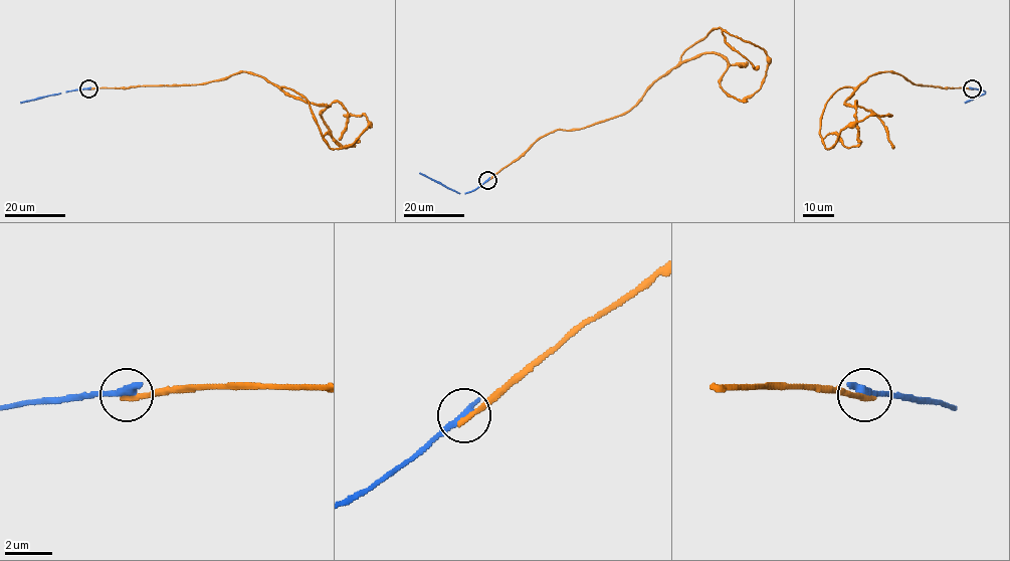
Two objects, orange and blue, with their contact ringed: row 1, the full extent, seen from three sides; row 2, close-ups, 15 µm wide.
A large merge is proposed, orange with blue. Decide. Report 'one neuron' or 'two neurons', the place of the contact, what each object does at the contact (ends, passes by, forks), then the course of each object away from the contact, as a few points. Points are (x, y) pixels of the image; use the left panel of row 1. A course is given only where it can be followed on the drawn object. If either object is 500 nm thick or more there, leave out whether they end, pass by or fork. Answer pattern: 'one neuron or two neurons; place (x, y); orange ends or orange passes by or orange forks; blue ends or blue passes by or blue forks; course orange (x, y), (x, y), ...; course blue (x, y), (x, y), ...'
two neurons; place (88, 88); orange ends; blue ends; course orange (88, 88), (193, 85), (248, 71), (301, 95), (331, 148), (351, 145), (368, 126), (364, 115), (343, 115); course blue (88, 88), (21, 103)

